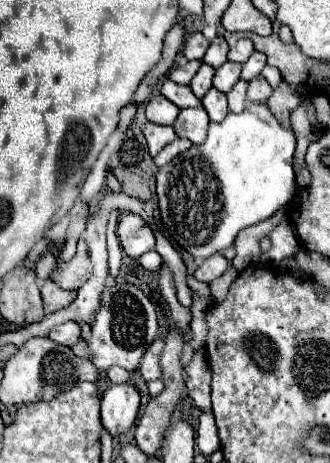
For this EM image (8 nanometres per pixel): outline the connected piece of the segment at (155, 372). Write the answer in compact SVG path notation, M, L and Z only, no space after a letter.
M155 339L147 347L147 351L145 351L143 359L141 359L141 367L139 367L145 381L155 381L155 379L161 377L161 367L159 367L161 351L163 351L163 339Z

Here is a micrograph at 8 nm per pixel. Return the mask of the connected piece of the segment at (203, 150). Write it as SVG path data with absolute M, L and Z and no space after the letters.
M253 103L243 113L229 113L221 123L209 125L209 137L203 145L193 145L189 151L175 157L157 173L157 197L161 223L169 237L195 259L207 259L217 251L233 245L237 233L249 225L269 219L275 211L285 207L295 195L293 173L295 135L283 129L271 115L267 105Z

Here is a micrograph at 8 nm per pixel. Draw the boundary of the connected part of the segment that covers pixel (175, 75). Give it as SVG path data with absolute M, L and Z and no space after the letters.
M189 61L185 67L175 67L171 73L169 73L169 79L175 81L175 83L181 83L181 85L189 85L193 75L197 73L201 61Z

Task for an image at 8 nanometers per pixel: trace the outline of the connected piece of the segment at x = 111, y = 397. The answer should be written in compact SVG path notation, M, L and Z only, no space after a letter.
M109 385L101 397L101 425L111 435L117 437L135 425L139 413L139 393L133 385Z

